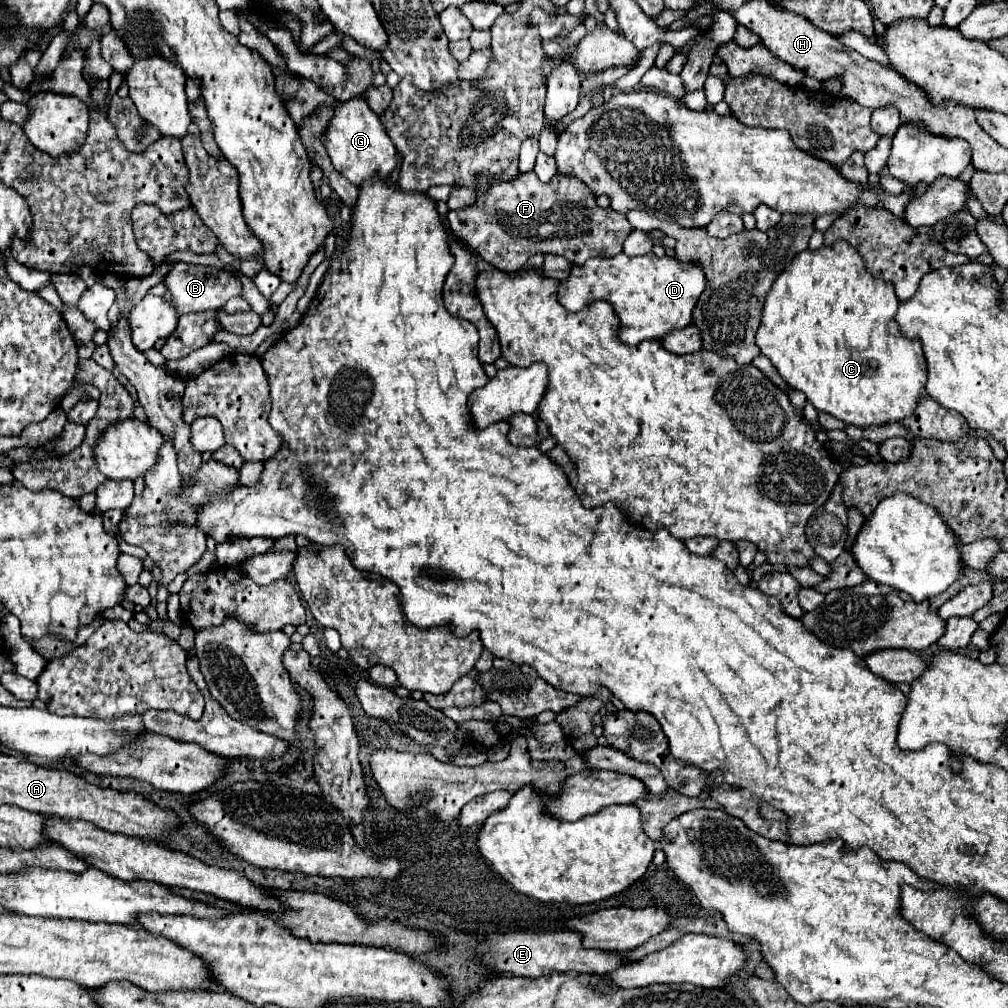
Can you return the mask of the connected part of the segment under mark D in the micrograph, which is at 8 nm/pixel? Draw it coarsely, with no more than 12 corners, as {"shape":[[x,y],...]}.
{"shape":[[654,254],[574,266],[558,300],[610,302],[620,340],[692,322],[706,276]]}

